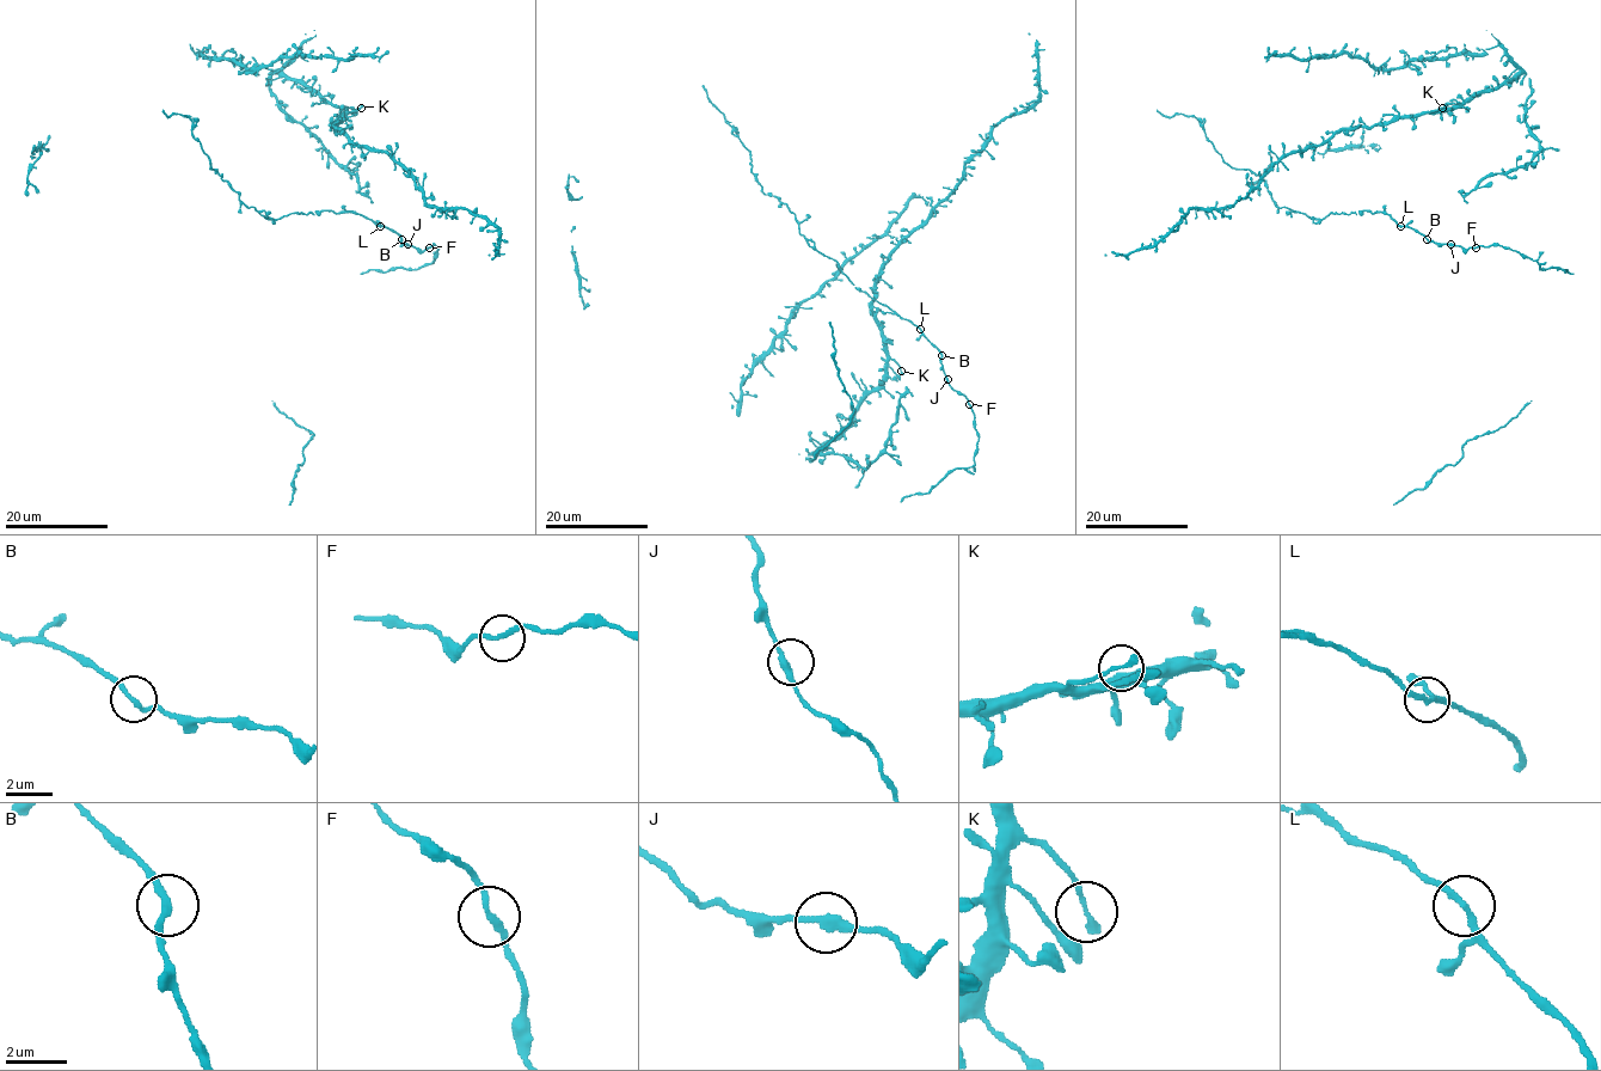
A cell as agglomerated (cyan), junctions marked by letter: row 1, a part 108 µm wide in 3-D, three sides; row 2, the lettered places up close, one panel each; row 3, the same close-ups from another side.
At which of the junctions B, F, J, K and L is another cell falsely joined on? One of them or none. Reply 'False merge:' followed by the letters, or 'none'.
False merge: none

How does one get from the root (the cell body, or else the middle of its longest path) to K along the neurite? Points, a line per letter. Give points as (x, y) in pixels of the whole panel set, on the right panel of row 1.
K: (1534, 136), (1526, 124), (1531, 93), (1526, 73), (1495, 90), (1476, 92), (1453, 106), (1452, 114), (1442, 108)

